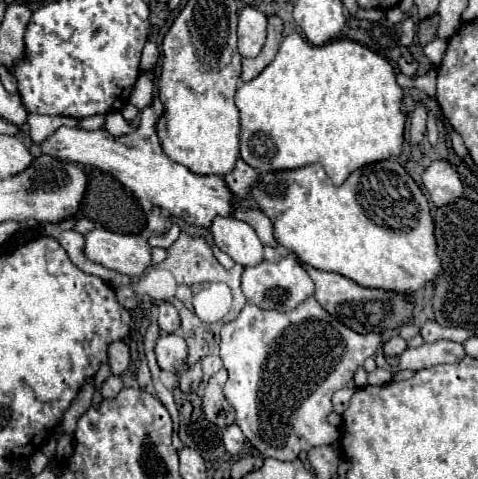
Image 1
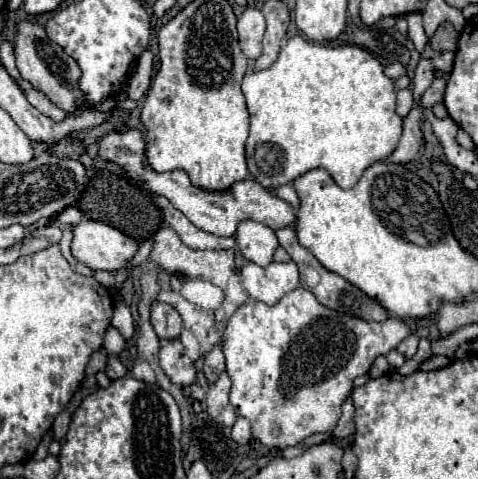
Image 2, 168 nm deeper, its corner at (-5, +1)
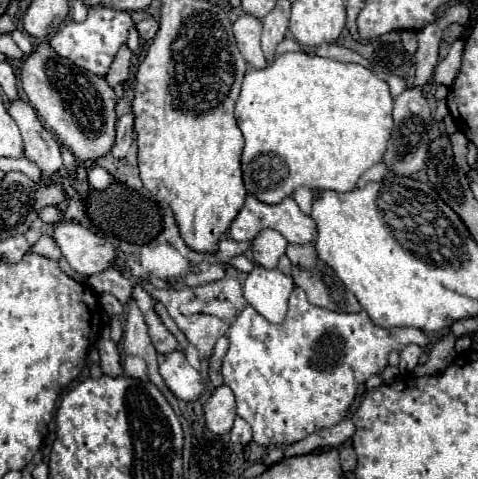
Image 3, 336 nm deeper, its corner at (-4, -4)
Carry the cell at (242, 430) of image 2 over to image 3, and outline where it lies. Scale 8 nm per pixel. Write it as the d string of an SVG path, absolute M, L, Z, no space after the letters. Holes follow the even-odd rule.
M235 418L235 424L229 434L231 434L231 442L235 442L235 444L249 444L251 442L251 426L243 418Z

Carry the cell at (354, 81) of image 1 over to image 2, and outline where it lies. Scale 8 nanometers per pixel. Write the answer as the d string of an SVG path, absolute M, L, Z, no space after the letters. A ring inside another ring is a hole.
M300 35L288 39L288 43L280 49L280 57L276 59L276 63L264 71L250 71L244 75L242 79L242 93L246 97L246 107L250 113L250 139L246 141L246 161L248 161L248 171L250 177L260 183L266 189L278 189L280 185L292 183L294 179L298 179L300 175L312 171L312 169L326 169L332 179L336 181L338 187L342 189L350 189L358 183L358 179L362 177L362 173L376 161L386 159L398 145L400 135L402 135L402 119L396 115L396 91L394 91L394 83L392 79L388 79L384 75L384 67L362 47L356 45L342 45L342 47L326 47L320 43L312 43Z

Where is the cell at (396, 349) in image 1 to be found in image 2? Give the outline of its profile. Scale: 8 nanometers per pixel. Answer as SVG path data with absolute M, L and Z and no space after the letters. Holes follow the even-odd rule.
M410 335L410 337L404 339L396 349L398 349L398 353L402 353L404 357L412 357L412 355L416 353L416 349L418 349L418 337L416 337L416 335Z

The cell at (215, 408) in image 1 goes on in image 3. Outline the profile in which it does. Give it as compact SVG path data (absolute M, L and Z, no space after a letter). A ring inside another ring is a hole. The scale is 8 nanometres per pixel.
M219 386L205 404L205 424L213 434L225 434L235 420L235 398L229 386Z

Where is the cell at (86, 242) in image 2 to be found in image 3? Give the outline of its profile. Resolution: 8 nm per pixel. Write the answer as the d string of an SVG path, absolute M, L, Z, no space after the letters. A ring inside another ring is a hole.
M61 222L53 230L53 238L67 258L69 266L83 276L99 274L117 260L117 246L107 238L93 234L75 222Z

